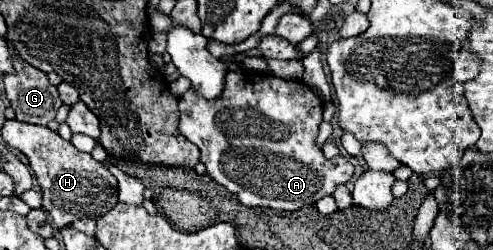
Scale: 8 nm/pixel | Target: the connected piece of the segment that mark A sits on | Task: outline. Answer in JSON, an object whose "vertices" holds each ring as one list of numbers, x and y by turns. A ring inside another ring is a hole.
{"vertices":[[233,71,227,73,225,91,219,99,207,101,195,91,187,91,179,97,179,111,179,131,199,147,207,175,219,185,223,185,247,207,295,211,307,205,315,205,325,195,333,195,337,185,347,183,353,177,355,167,349,159,325,159,323,151,319,149,317,133,321,123,323,101,303,81,287,81,271,73,261,75,255,71]]}

